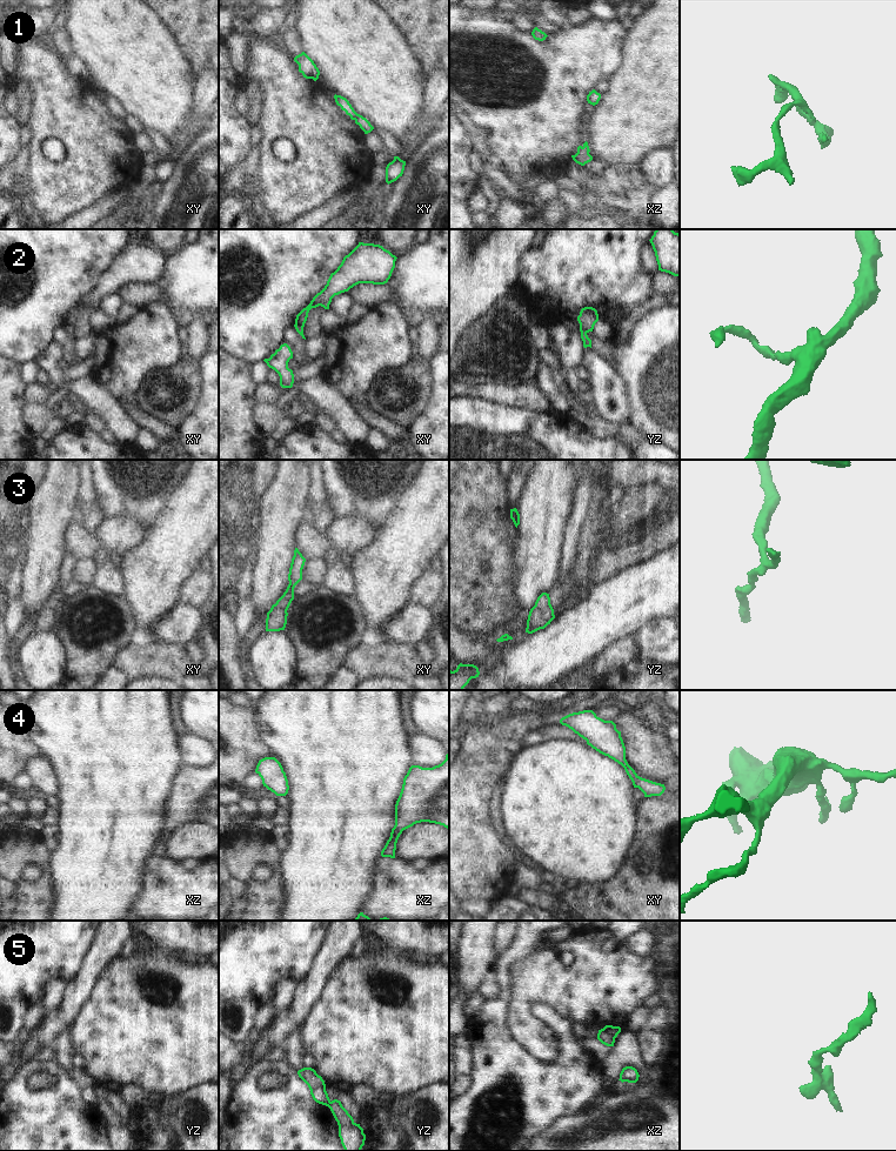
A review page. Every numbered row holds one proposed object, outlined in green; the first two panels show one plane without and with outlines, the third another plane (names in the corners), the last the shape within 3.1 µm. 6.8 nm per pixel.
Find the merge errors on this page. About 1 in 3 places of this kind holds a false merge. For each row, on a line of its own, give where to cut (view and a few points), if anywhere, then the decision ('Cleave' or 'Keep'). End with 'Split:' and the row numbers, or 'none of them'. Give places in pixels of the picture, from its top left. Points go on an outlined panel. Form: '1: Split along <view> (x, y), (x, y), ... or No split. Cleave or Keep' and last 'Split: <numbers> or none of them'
1: Split along xy (358, 114), (354, 119). Cleave
2: No split. Keep
3: No split. Keep
4: No split. Keep
5: Split along xz (602, 1029), (614, 1038). Cleave
Split: 1, 5.

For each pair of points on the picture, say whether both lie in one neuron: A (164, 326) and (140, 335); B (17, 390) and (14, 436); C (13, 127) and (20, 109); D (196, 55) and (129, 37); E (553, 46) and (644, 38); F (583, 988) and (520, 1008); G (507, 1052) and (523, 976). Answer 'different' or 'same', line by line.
A: same
B: same
C: different
D: different
E: different
F: same
G: different

